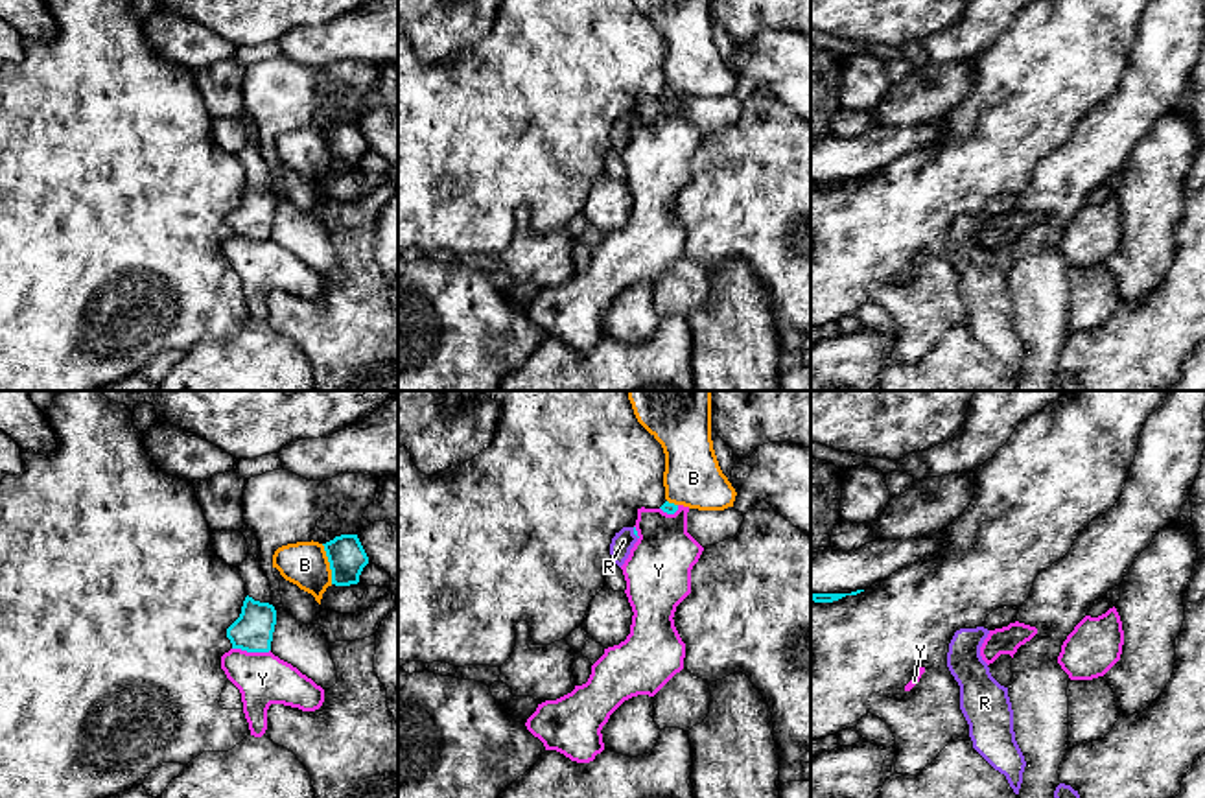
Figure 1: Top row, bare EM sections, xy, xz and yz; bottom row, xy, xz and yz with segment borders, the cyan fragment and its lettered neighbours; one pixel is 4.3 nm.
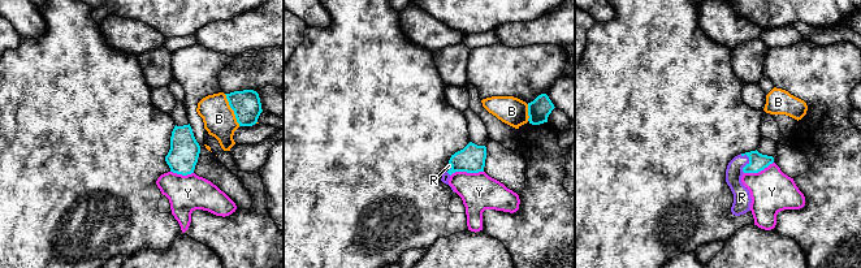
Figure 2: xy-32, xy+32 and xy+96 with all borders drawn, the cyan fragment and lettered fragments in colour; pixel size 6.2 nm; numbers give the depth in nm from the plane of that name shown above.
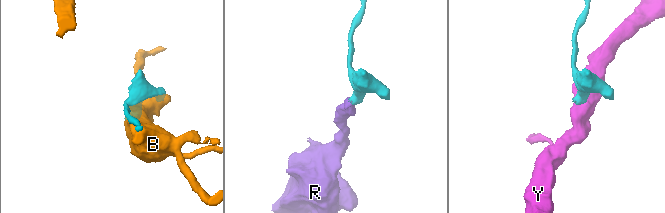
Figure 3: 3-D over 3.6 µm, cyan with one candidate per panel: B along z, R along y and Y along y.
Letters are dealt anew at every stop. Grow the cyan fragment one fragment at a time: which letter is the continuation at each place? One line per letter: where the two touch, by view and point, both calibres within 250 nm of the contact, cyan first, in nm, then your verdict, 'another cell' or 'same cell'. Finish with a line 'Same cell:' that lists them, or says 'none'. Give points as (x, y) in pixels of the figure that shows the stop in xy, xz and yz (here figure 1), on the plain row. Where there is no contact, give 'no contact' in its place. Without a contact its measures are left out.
B: xy (330, 152) | 160/190 nm | another cell
R: xz (634, 120) | 20/90 nm | same cell
Y: xy (251, 238) | 180/220 nm | another cell
Same cell: R

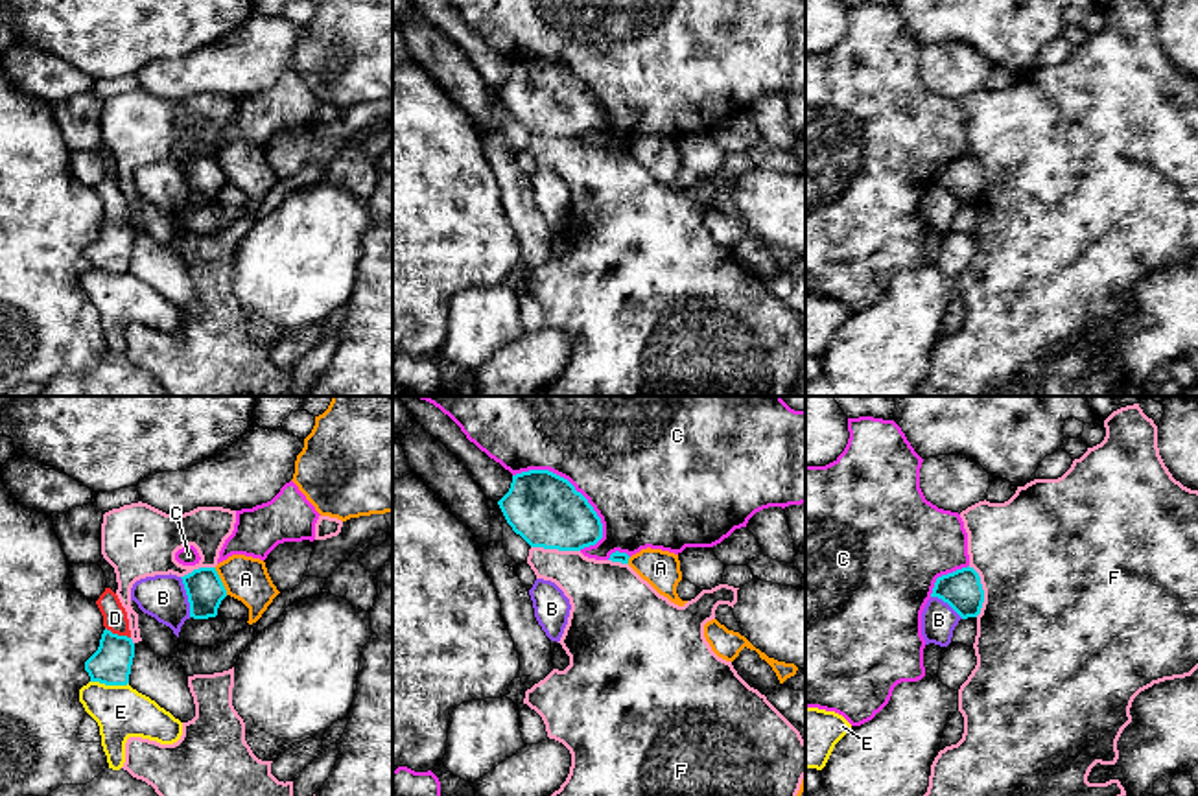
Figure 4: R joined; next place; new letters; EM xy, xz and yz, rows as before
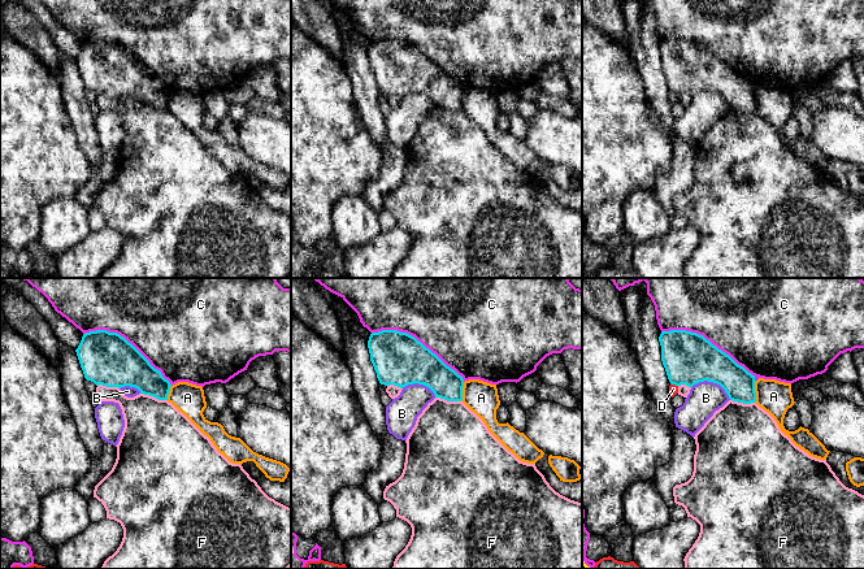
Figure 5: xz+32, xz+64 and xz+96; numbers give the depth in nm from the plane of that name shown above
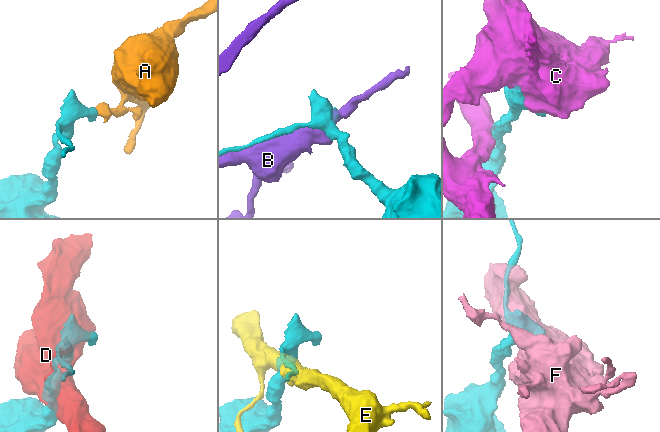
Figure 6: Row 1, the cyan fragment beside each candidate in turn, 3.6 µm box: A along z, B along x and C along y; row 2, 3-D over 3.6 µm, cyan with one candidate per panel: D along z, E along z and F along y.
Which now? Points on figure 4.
A: xy (220, 168) | 160/190 nm | another cell
B: xy (188, 185) | 160/190 nm | another cell
C: xz (568, 69) | 320/440 nm | another cell
D: xy (117, 222) | 180/110 nm | another cell
E: xy (109, 271) | 180/220 nm | another cell
F: yz (983, 177) | 170/500 nm | another cell
Same cell: none

